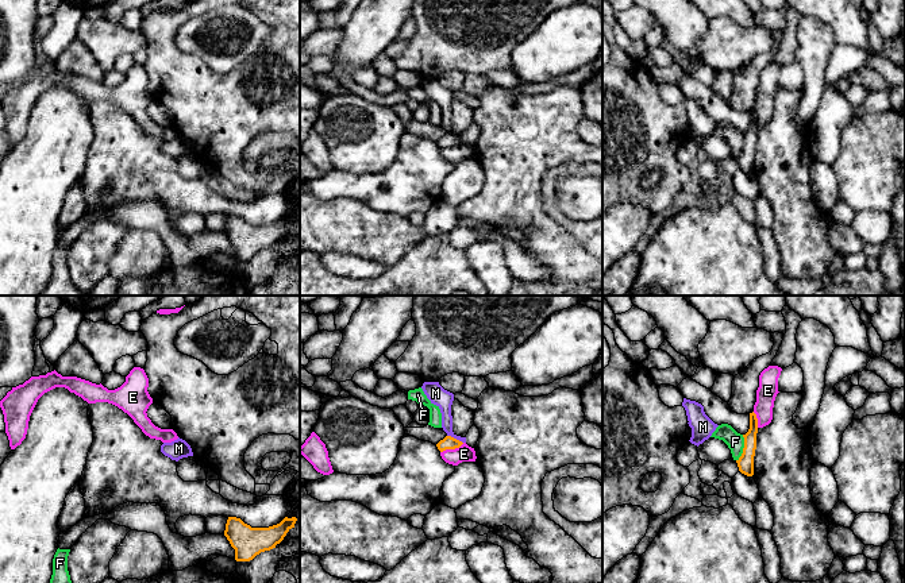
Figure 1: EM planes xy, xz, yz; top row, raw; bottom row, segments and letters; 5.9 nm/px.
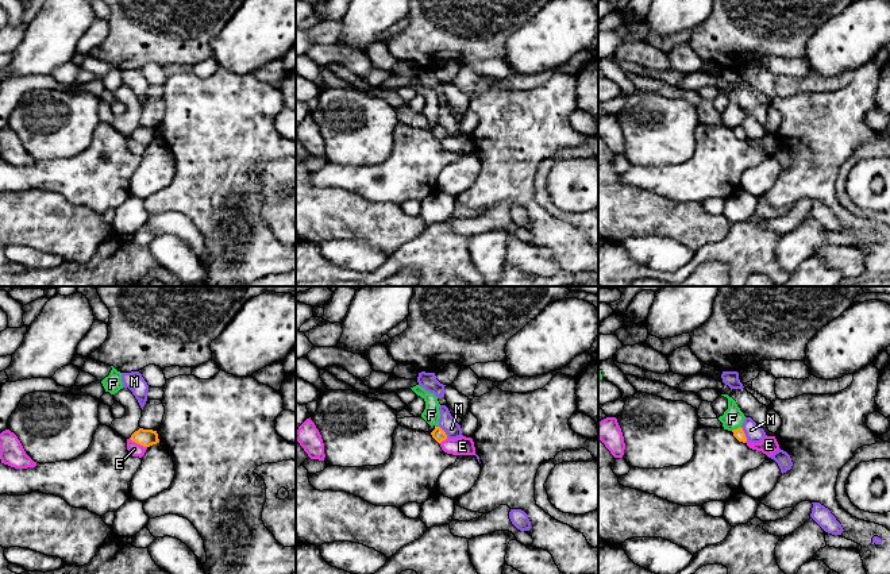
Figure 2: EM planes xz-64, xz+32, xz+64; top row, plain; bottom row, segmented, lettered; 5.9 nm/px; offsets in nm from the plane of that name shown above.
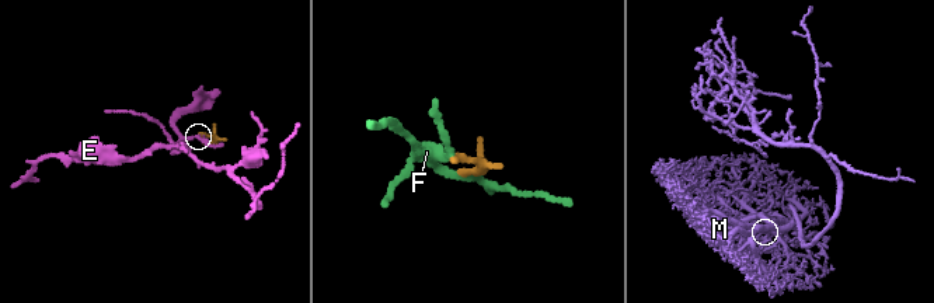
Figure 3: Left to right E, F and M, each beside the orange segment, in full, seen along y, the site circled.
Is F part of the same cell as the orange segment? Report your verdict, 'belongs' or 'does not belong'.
does not belong

